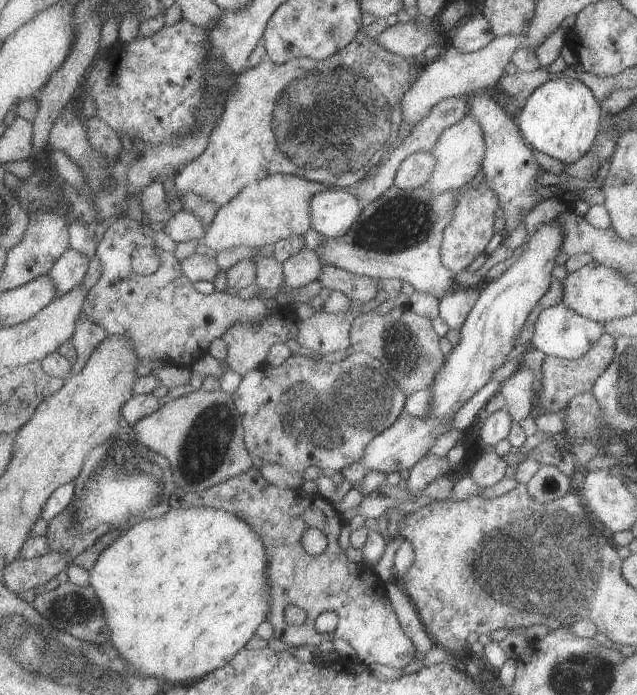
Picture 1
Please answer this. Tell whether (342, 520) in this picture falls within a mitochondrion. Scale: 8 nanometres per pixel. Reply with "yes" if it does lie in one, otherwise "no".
no

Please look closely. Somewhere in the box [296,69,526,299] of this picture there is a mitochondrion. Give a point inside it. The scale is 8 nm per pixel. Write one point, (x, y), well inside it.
(403, 224)

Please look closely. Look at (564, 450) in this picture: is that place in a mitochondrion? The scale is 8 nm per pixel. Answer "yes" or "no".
no

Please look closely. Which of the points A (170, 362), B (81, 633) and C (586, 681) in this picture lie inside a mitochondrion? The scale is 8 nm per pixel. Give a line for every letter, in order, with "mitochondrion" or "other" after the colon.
A: other
B: mitochondrion
C: mitochondrion

